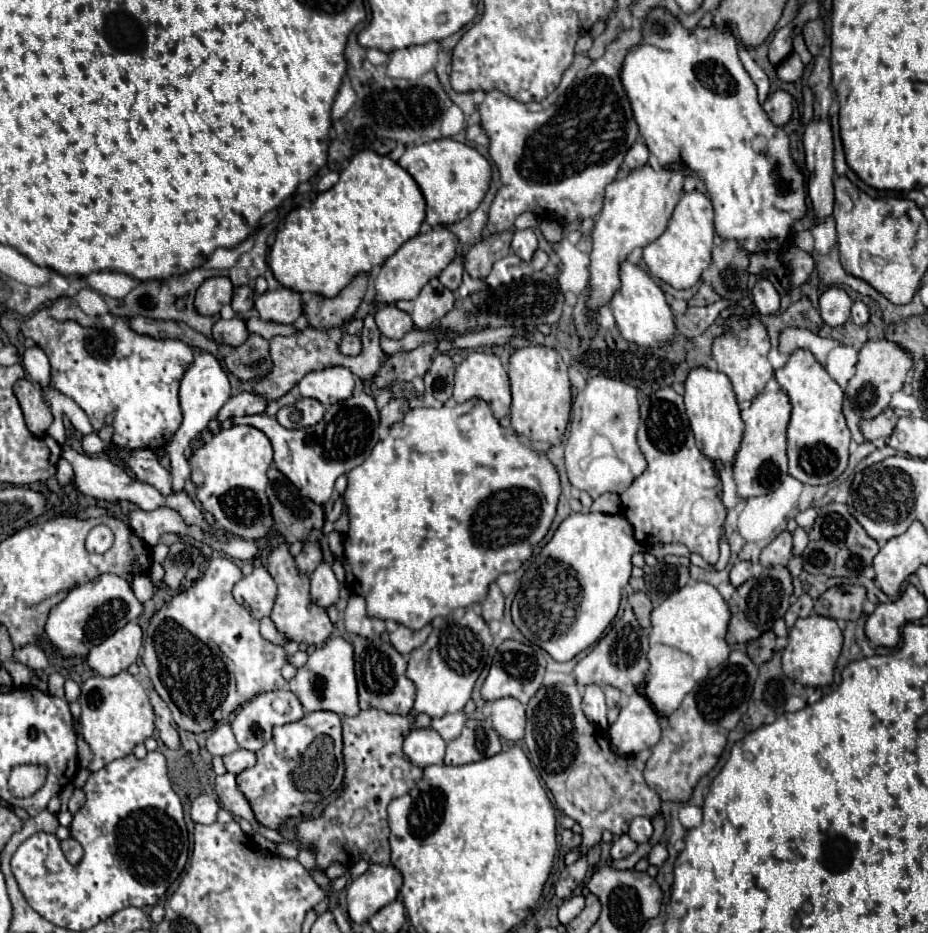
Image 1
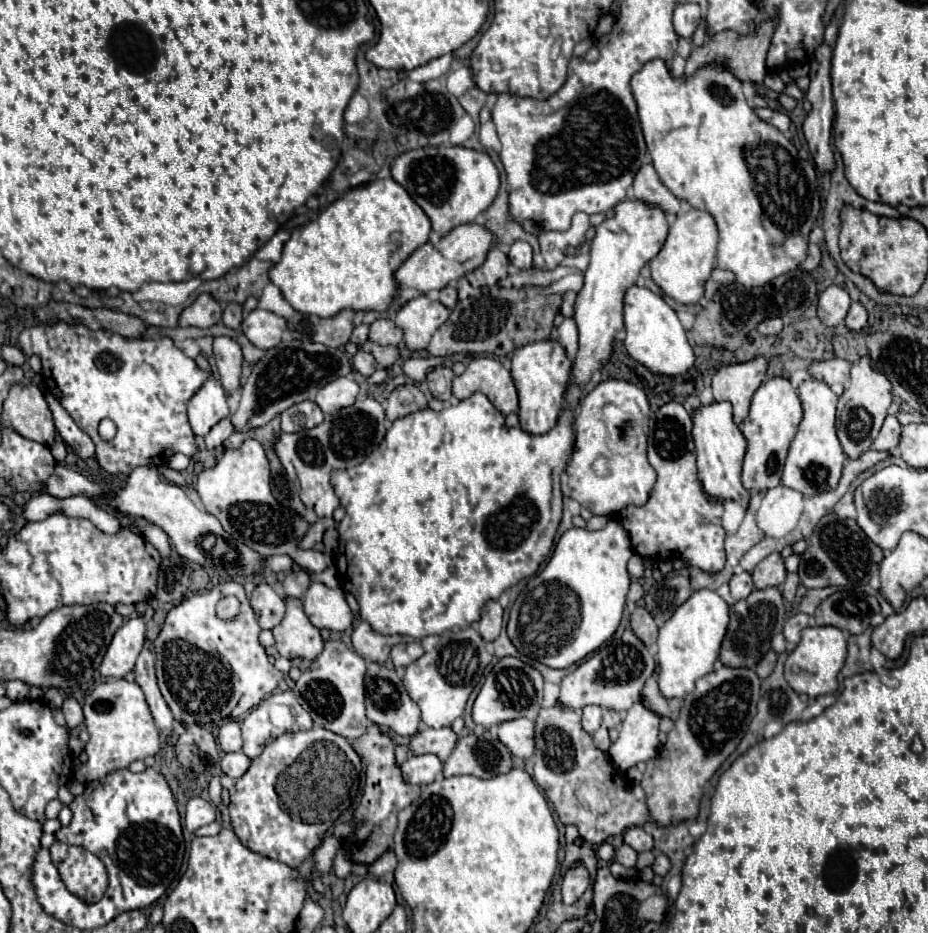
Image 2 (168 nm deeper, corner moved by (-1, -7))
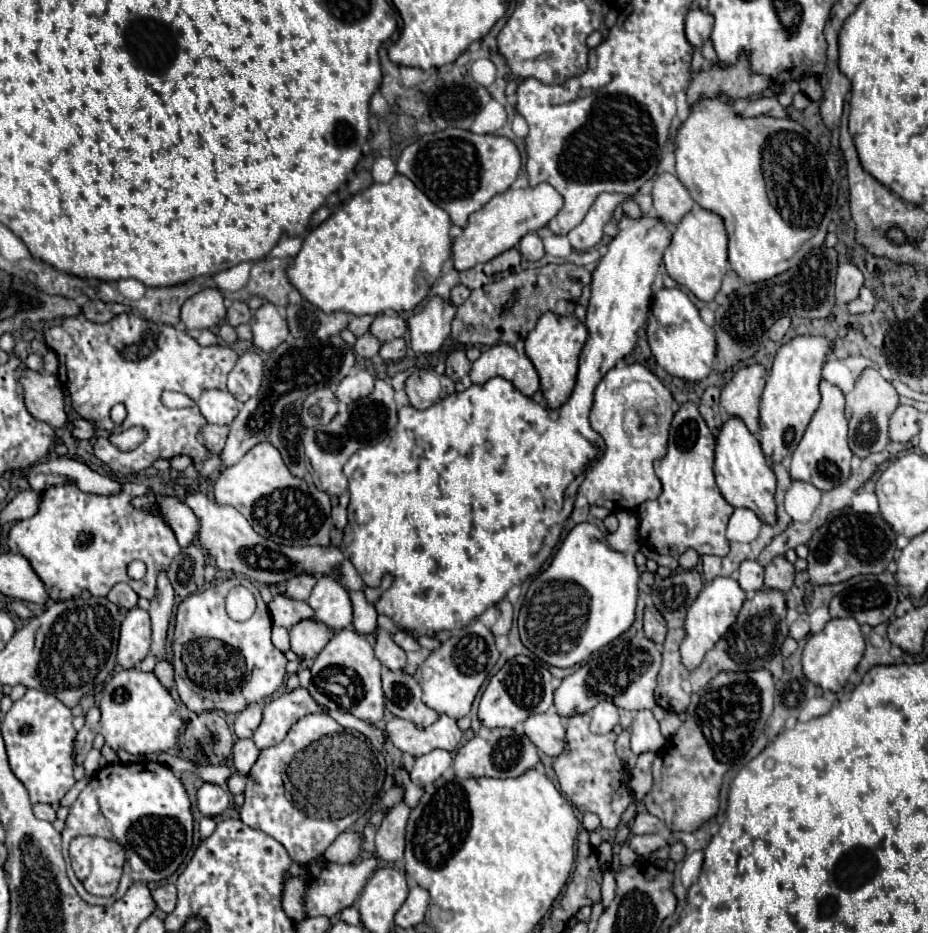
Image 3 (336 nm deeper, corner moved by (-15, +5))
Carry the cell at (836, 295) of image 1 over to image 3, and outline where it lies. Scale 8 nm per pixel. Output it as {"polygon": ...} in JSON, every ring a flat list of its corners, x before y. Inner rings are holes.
{"polygon":[[842,263,838,265,838,277,836,277,836,303,838,305,846,305,850,301,854,301,860,293,864,285,864,277,860,273,858,267,850,265,850,263]]}

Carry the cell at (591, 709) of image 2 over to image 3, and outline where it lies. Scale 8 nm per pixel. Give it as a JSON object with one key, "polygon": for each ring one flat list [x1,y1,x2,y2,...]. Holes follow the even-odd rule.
{"polygon":[[600,701,600,705,596,705,590,711,592,717,592,725,590,729,594,733,610,733,612,727,618,723,618,707,612,705,612,701]]}

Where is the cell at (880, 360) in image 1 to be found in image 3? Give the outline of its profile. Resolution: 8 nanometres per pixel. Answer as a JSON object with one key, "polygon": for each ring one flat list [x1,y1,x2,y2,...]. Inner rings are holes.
{"polygon":[[868,367,858,377,854,389,846,393,846,419,848,419,848,443,854,455,866,457,870,453,882,451,888,445,888,421,898,407,898,393,894,385,880,375,878,369]]}

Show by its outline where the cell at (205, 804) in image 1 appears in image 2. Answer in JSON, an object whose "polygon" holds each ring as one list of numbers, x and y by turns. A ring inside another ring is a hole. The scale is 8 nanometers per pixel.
{"polygon":[[192,797,186,805,186,817,184,817,184,823,186,823,186,829,188,831,196,831,208,823,212,823,216,819,216,807,202,799,202,797]]}

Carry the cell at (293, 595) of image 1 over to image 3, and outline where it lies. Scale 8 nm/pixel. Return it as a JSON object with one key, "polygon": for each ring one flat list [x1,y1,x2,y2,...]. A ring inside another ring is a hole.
{"polygon":[[304,619,298,621,290,629,290,649,300,657,300,659,312,659,328,641,332,639,332,629,324,625,318,619]]}

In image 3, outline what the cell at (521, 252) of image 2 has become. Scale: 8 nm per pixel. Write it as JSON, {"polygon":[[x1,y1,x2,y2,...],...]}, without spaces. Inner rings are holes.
{"polygon":[[528,233,520,239,518,251,528,259,528,261,540,261,544,257,544,245,538,233]]}

